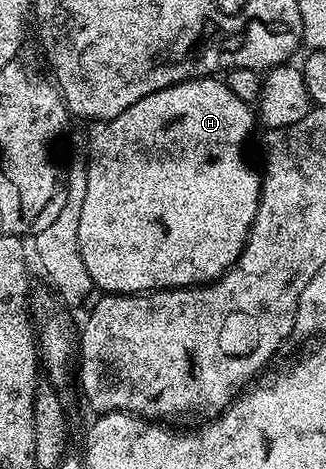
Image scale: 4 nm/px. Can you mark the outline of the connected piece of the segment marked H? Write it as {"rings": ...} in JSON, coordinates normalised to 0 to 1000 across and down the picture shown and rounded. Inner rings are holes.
{"rings":[[[607,164],[564,168],[558,177],[531,177],[488,190],[377,232],[365,249],[331,256],[322,271],[285,296],[267,337],[267,412],[255,420],[255,454],[242,458],[242,539],[267,582],[279,582],[288,614],[350,629],[429,629],[448,620],[509,620],[540,612],[598,612],[623,603],[650,603],[656,595],[712,569],[715,559],[739,546],[739,533],[764,503],[770,480],[794,431],[794,382],[739,350],[727,335],[709,335],[736,318],[782,262],[782,237],[721,198],[709,198],[699,175],[666,164]]]}

